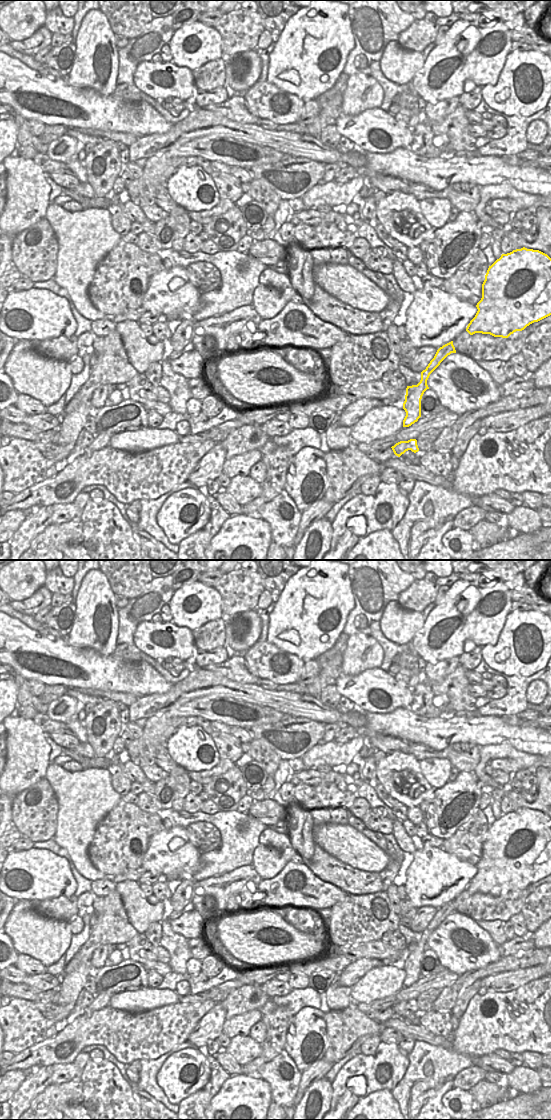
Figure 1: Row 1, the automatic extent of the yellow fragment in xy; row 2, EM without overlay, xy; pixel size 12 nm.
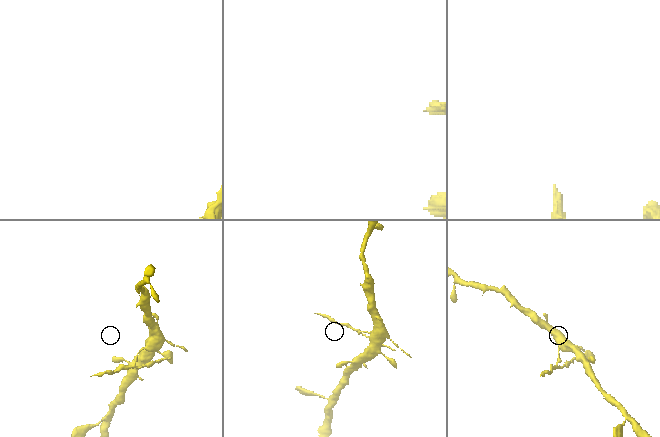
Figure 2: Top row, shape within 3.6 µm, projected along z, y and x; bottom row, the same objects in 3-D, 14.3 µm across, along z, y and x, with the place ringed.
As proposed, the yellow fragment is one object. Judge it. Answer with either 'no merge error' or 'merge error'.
merge error

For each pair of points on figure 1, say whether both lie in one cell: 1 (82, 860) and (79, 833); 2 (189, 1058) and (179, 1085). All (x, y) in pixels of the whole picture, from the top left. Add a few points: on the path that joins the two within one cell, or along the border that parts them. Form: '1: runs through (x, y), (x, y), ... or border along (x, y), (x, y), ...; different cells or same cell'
1: runs through (78, 853), (77, 840); same cell
2: runs through (184, 1065), (179, 1072), (178, 1078); same cell

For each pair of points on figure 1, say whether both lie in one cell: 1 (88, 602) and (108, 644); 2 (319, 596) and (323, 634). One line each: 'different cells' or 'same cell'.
1: same cell
2: same cell

